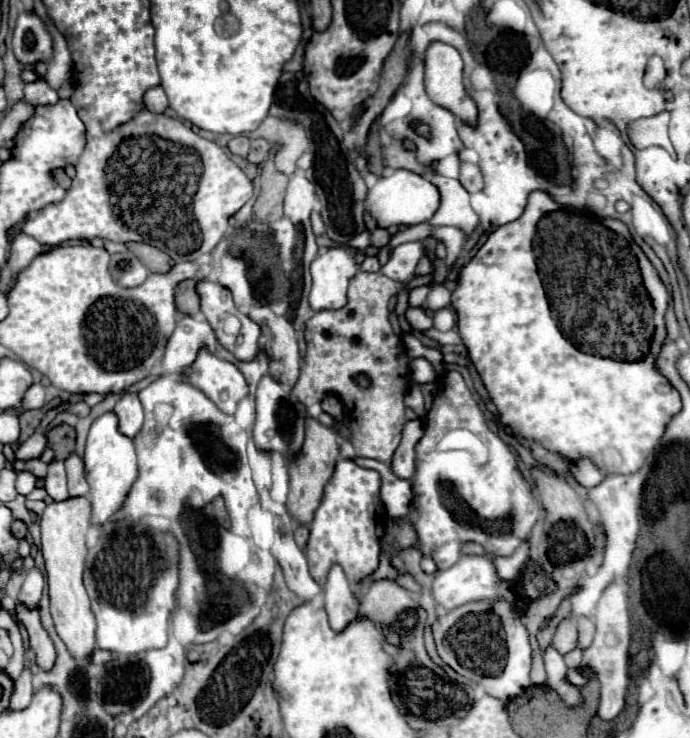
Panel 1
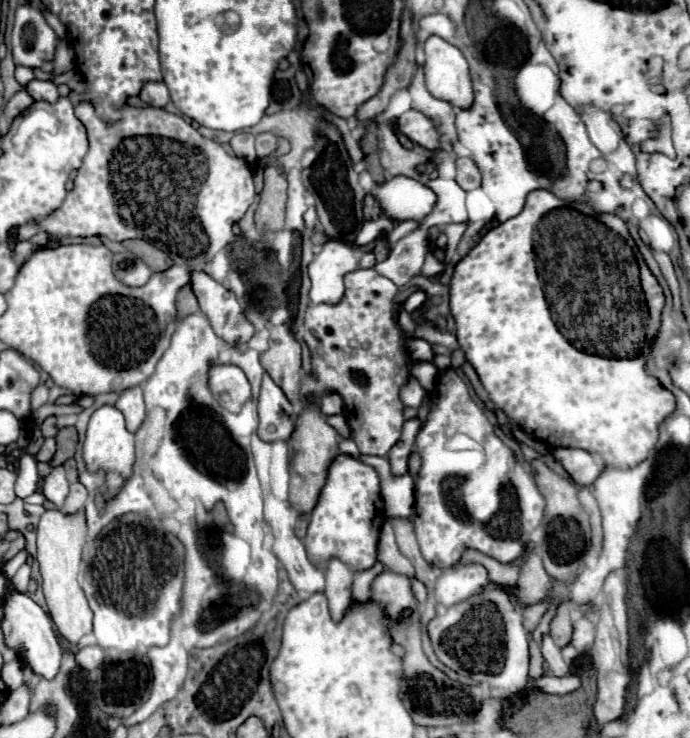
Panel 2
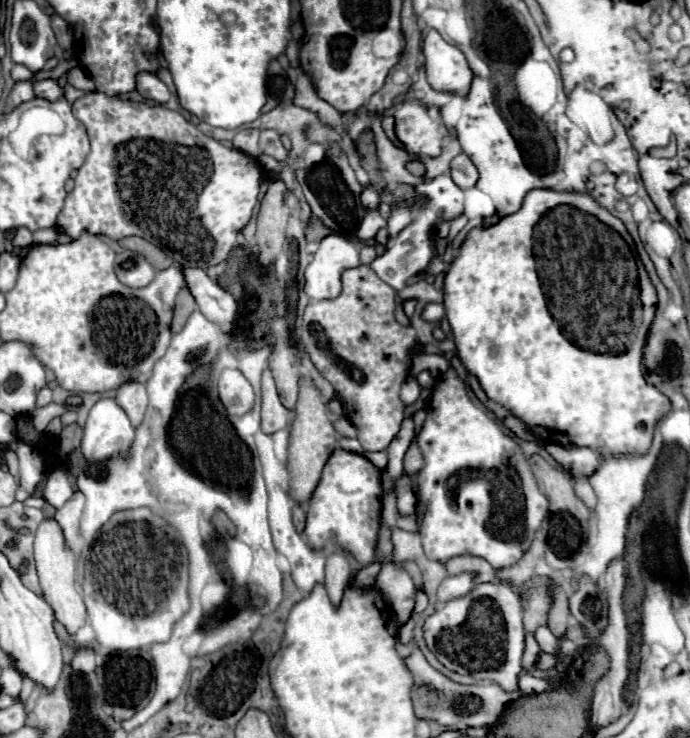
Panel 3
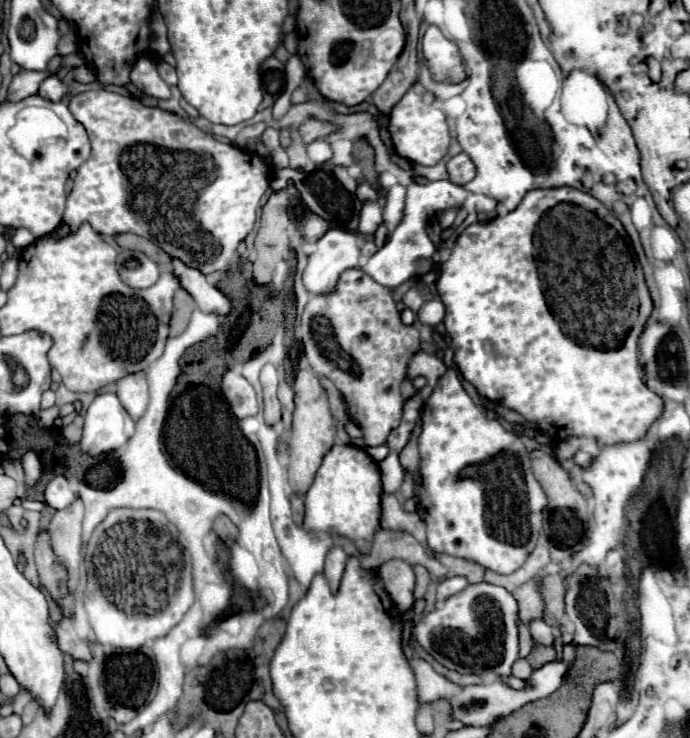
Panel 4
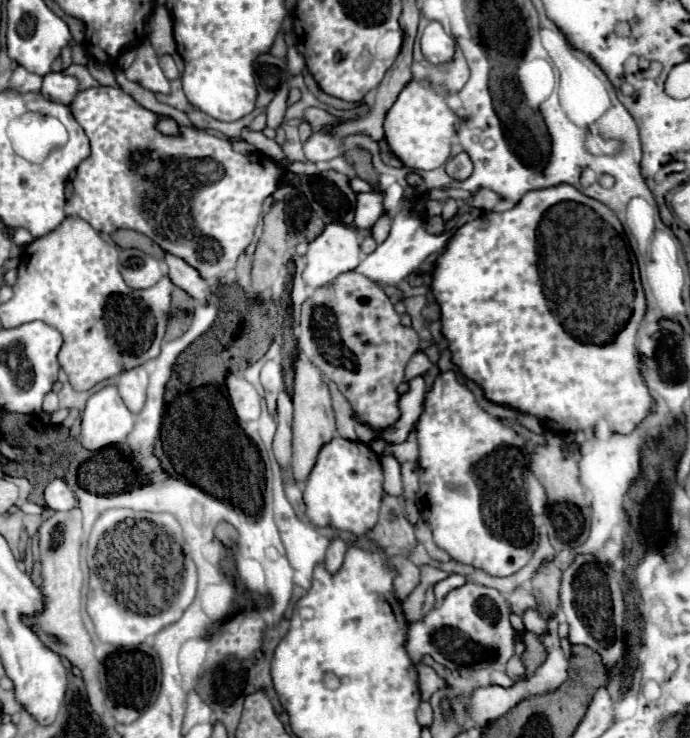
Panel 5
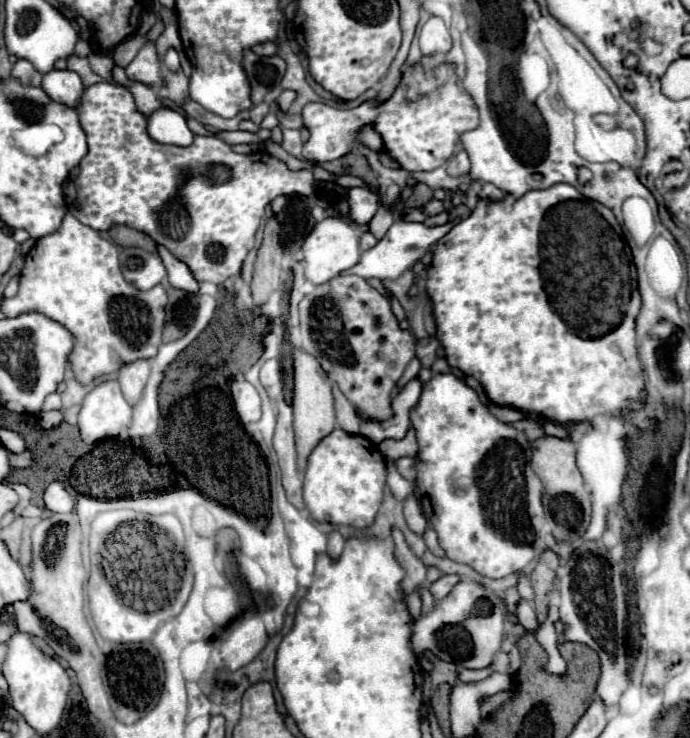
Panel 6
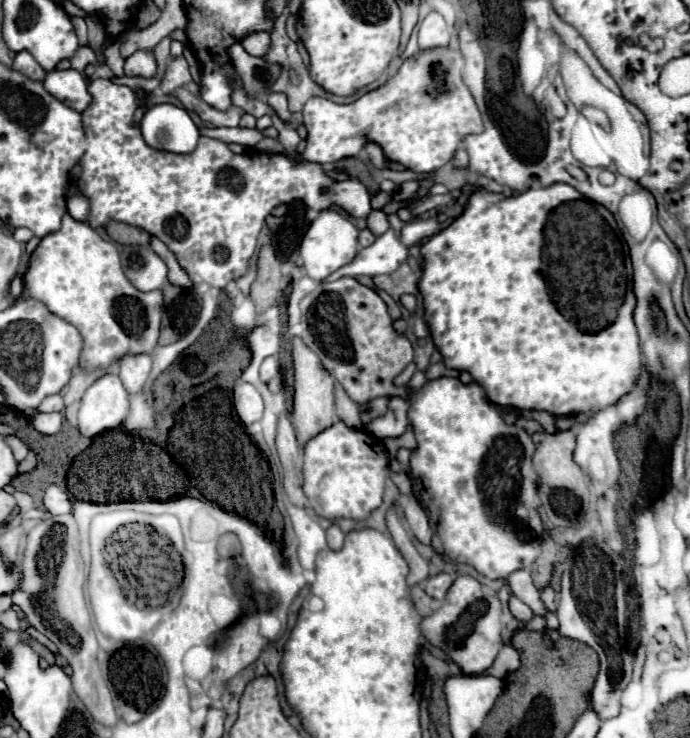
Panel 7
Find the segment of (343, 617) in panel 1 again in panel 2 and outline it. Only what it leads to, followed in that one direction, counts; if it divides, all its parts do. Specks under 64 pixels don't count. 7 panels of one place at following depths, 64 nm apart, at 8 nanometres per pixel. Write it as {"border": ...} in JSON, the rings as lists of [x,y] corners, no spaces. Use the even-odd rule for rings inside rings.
{"border":[[[338,558],[326,562],[326,590],[324,590],[334,620],[340,620],[352,604],[352,570]]]}

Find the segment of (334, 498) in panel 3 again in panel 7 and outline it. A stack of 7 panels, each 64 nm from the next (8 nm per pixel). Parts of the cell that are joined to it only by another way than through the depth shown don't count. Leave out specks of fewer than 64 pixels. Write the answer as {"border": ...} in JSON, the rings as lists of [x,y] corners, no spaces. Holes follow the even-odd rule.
{"border":[[[342,420],[324,428],[304,444],[304,492],[310,506],[324,518],[364,520],[382,504],[384,482],[390,474],[390,456],[366,430],[352,428]]]}

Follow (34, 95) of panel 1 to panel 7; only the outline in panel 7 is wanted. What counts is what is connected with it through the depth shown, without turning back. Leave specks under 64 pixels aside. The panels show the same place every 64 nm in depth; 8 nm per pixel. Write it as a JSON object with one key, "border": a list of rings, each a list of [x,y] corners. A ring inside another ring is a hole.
{"border":[[[52,70],[44,78],[44,86],[48,88],[48,92],[52,92],[52,96],[56,96],[76,112],[84,112],[92,102],[88,82],[78,70]]]}

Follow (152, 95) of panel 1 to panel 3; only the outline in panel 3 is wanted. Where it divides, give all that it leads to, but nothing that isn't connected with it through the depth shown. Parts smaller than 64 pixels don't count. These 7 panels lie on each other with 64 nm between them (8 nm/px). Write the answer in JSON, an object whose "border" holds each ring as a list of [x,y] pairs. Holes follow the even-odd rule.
{"border":[[[138,72],[138,76],[136,76],[136,90],[144,96],[144,98],[152,98],[152,100],[156,100],[158,104],[164,104],[164,102],[168,102],[168,98],[170,98],[170,90],[168,90],[168,86],[156,76],[156,74],[152,74],[152,72]]]}

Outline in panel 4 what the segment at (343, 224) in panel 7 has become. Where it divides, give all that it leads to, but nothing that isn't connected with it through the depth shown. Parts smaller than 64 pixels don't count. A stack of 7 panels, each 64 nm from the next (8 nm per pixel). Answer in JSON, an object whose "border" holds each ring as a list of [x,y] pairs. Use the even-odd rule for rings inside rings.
{"border":[[[330,228],[318,242],[316,250],[308,256],[304,270],[304,286],[314,292],[332,292],[338,276],[348,268],[360,266],[360,240],[358,234]]]}

